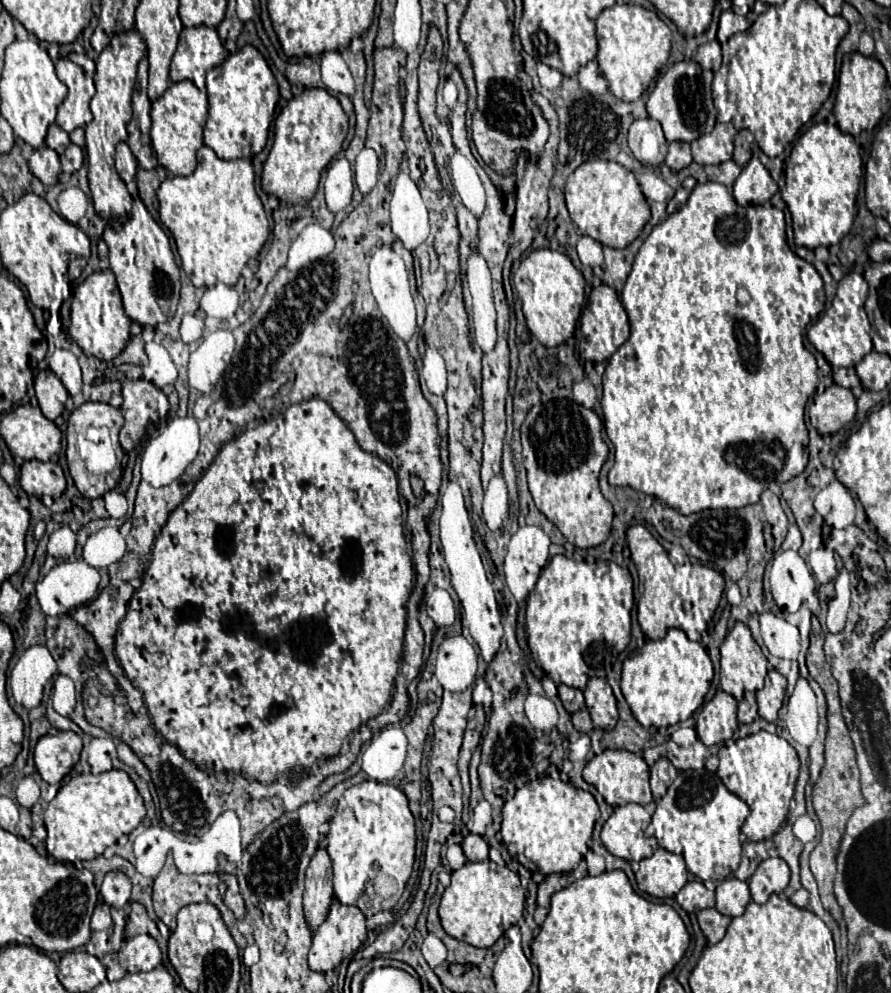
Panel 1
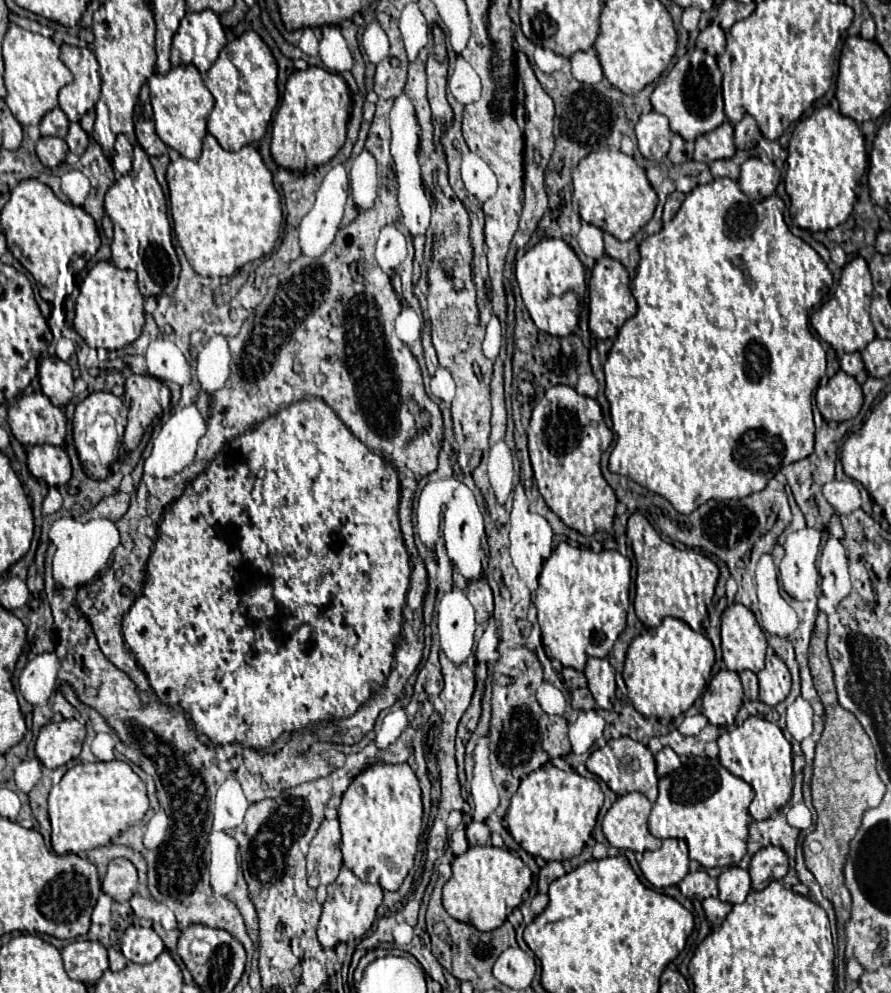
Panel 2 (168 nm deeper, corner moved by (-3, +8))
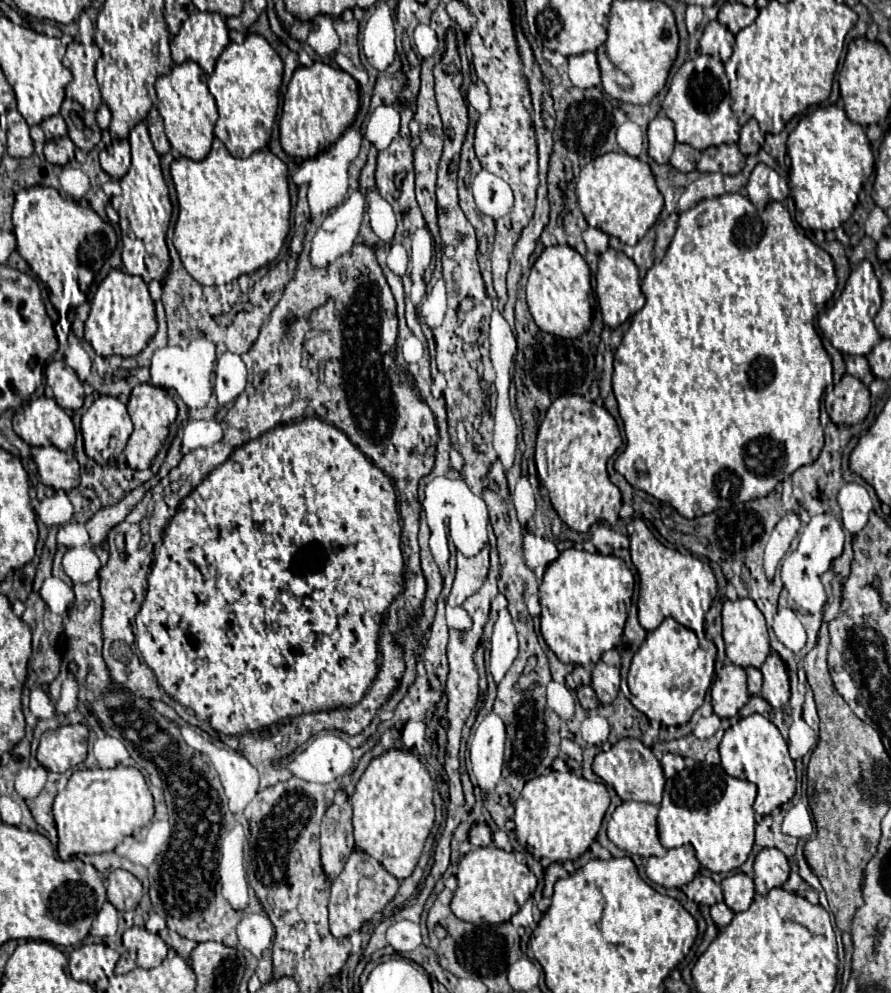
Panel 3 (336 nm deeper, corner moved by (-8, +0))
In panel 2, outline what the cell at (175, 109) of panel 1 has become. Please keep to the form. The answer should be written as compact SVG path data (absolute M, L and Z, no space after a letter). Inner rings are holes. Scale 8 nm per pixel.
M185 64L171 68L167 74L153 74L149 78L149 88L159 138L167 146L175 148L181 156L197 160L201 156L201 144L207 134L207 118L213 108L213 96L207 90L199 70L193 64Z

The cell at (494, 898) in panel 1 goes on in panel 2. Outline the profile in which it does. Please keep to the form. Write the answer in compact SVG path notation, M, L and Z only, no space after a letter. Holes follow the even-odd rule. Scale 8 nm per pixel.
M469 846L469 850L457 856L451 866L453 876L443 886L443 906L449 916L473 924L481 932L499 928L521 904L525 890L531 886L531 870L527 864L505 848Z

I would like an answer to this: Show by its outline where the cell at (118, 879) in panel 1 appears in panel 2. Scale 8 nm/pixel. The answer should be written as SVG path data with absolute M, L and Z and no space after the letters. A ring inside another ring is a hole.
M127 858L111 860L103 878L103 892L115 902L129 902L137 888L137 870Z

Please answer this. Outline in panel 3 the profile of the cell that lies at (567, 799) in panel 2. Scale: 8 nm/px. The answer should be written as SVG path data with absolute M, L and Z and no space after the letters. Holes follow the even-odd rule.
M550 770L524 786L514 814L516 838L534 858L548 858L550 862L560 864L576 860L596 840L608 804L610 796L602 782L588 782L574 772L562 774Z

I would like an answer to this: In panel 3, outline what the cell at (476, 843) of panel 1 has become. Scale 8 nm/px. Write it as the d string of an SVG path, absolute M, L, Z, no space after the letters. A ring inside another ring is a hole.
M484 822L474 824L470 830L470 844L472 844L472 848L490 846L492 844L492 830Z

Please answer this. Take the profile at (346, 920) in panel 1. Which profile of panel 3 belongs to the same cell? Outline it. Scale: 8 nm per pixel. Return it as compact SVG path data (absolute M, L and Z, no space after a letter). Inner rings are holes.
M354 850L352 856L348 858L342 874L332 882L332 892L330 892L330 932L334 938L348 938L352 932L364 928L370 924L372 916L382 912L382 908L396 896L400 882L394 876L388 876L376 860L370 856L364 856L364 852Z

